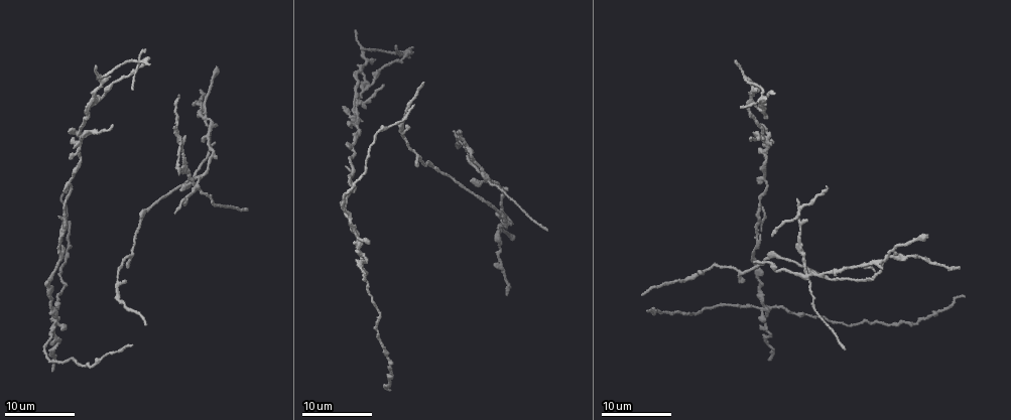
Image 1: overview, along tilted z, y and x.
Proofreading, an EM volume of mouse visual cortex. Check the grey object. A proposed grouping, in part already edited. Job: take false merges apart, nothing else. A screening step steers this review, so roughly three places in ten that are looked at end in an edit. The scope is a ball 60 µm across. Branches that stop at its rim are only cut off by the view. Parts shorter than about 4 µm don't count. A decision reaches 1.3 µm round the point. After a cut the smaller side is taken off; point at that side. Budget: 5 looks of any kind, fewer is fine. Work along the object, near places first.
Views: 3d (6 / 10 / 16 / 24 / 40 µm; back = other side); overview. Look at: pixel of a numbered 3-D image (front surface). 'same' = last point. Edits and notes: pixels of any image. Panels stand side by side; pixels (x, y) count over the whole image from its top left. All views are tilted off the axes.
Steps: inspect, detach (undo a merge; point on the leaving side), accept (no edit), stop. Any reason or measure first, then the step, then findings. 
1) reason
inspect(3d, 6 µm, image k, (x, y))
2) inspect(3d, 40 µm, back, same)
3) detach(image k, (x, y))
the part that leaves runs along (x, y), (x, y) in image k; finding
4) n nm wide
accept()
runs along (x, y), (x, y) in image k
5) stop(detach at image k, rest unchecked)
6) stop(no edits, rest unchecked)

sudden change in width
inspect(3d, 16 µm, image 1, (756, 276))

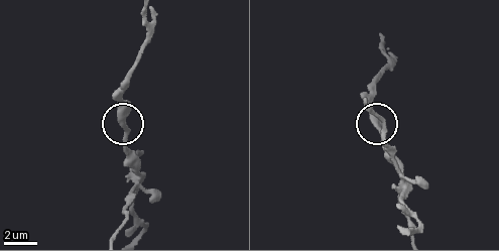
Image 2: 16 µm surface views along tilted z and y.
accept()
all the same neuron

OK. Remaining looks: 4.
calibre changes
inspect(3d, 10 µm, image 1, (138, 221))

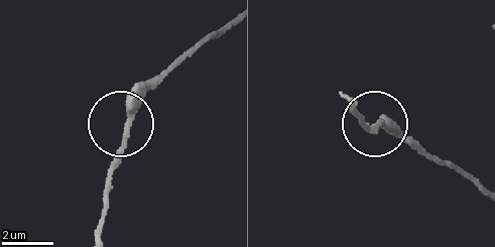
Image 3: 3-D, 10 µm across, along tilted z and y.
accept()
runs along (349, 104), (360, 123), (379, 123), (418, 148) in image 3; one neuron here

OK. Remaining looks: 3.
calibre changes
inspect(3d, 10 µm, image 1, (58, 246))

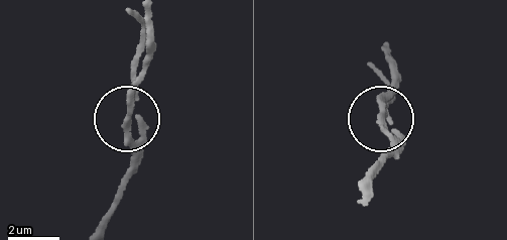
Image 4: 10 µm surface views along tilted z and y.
from behind
inspect(3d, 10 µm, back, image 4, (386, 124))

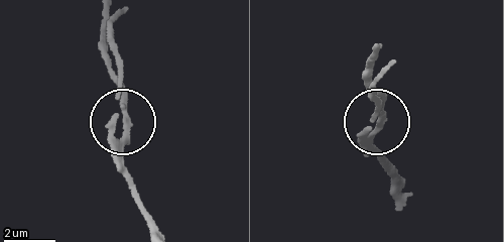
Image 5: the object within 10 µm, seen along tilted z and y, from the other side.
detach(image 5, (129, 118))
a second neuron is stuck on

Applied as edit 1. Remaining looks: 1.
stop(detach at image 5, rest unchecked)

